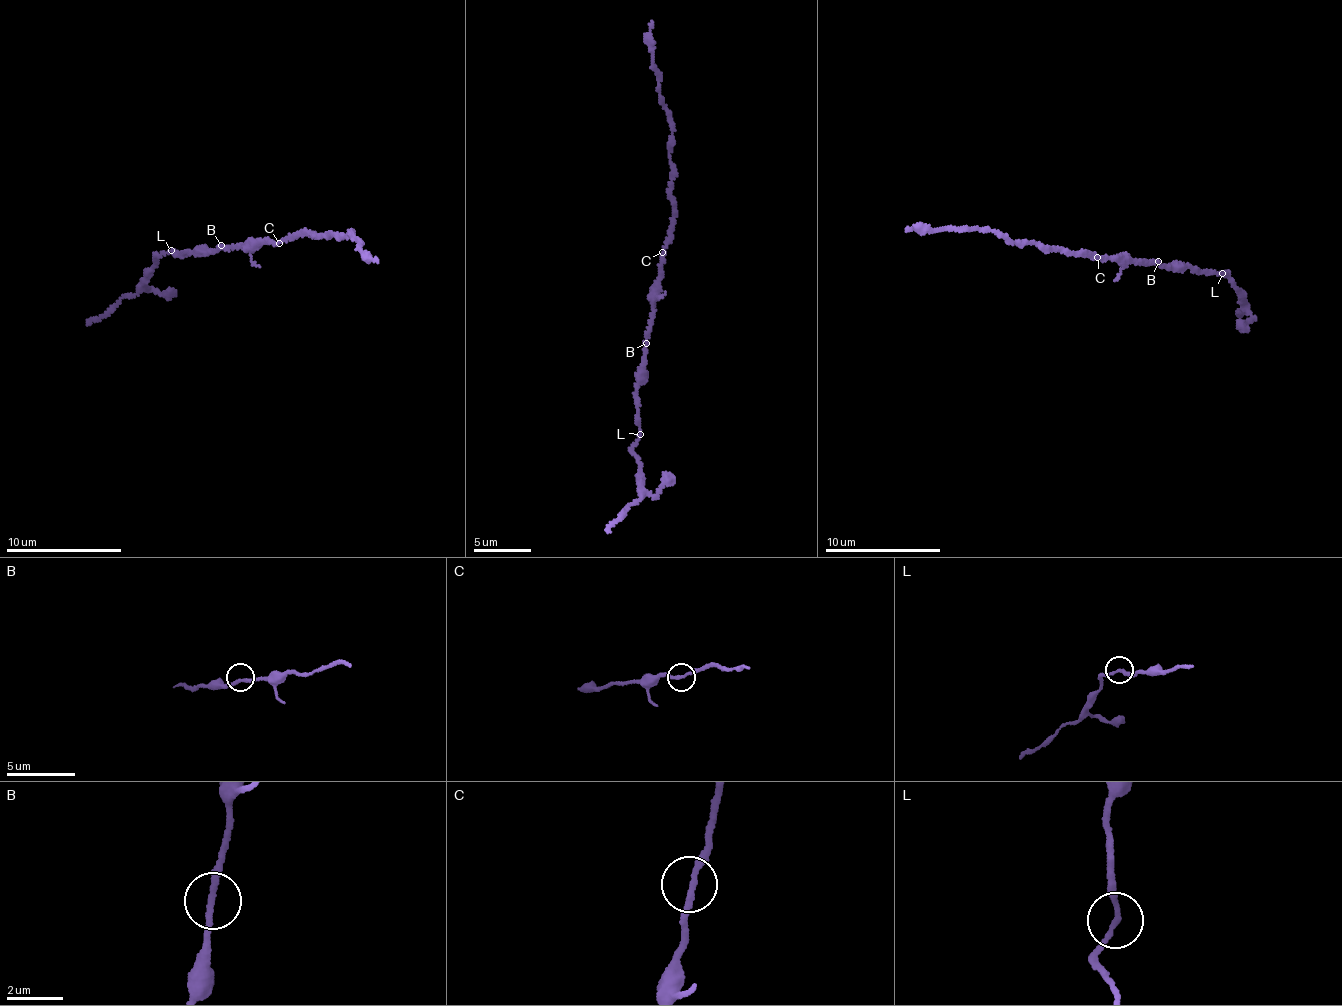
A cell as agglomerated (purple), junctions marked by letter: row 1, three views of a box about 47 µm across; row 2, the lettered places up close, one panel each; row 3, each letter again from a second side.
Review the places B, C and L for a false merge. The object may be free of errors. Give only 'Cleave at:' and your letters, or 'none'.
Cleave at: L

